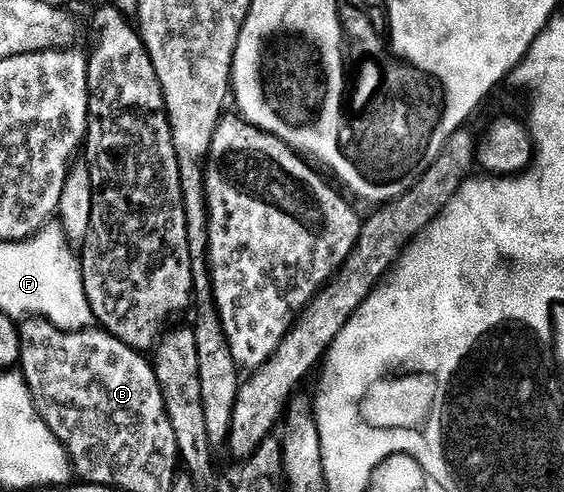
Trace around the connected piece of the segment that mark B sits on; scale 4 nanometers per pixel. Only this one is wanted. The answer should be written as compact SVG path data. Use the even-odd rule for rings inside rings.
M32 316L25 318L19 324L20 337L22 343L20 369L30 386L35 401L39 407L39 413L43 420L49 424L54 419L169 419L167 415L167 405L163 397L163 389L156 377L155 369L151 360L141 351L132 349L131 346L124 345L115 335L107 331L91 327L78 332L63 332L57 328L51 318L47 316Z

